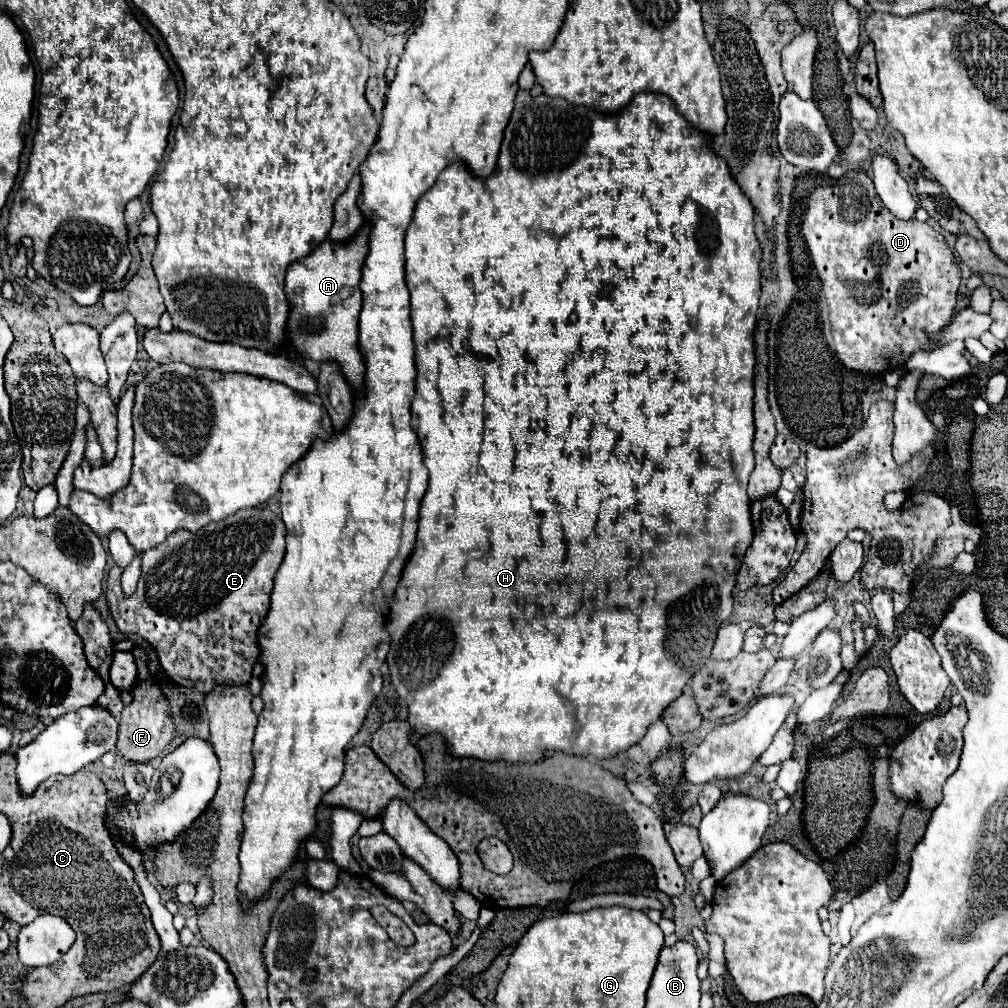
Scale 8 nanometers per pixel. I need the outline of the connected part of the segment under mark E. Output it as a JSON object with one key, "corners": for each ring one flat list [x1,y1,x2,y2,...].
{"corners":[[252,508,252,510,240,510,236,512,234,516,230,516,228,520,222,520,220,526,216,524,216,536,214,536,214,524,208,524,204,526,200,532,174,532,168,540,164,540,160,546,156,548,150,548,148,552,144,552,142,556,142,578,138,582,138,588,132,596,122,596,120,592,120,586,112,588,110,590,110,580,108,580,108,588,106,588,106,602,108,602,108,608,110,608,110,614,118,626,118,630,122,634,136,634,140,636,142,640,146,640,158,654,158,662,160,662,160,668,164,670,164,674,174,682,174,684,180,684,184,688,190,688,190,690,198,690,202,694,208,694,208,692,214,692,216,688,236,688,236,686,246,686,250,676,252,676,252,666,256,662,256,656,258,656,258,642,256,642,256,630,262,622,262,618,266,616,268,612,268,606,270,606,270,592,272,592,272,586,274,586,274,574,284,558,284,538,286,538,286,528,284,528,284,522,280,516,276,516,274,512,270,512,268,508]]}

